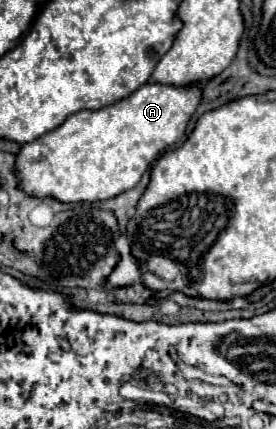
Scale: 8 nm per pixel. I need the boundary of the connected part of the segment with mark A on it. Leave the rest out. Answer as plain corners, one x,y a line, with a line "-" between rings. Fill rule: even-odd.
197,82
185,86
143,84
131,96
121,98
111,106
71,114
59,128
21,148
17,154
17,178
21,182
21,188
31,196
53,196
61,202
99,202
117,196
141,180
143,172
157,158
157,154
183,138
191,116
201,104
201,98
203,92

